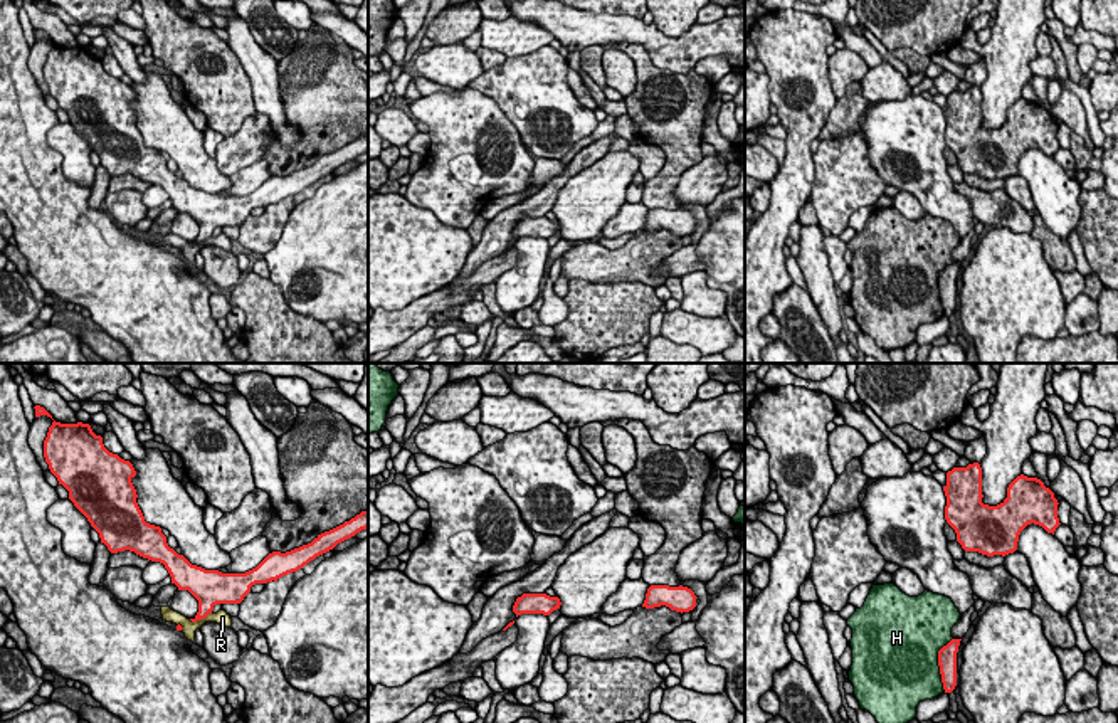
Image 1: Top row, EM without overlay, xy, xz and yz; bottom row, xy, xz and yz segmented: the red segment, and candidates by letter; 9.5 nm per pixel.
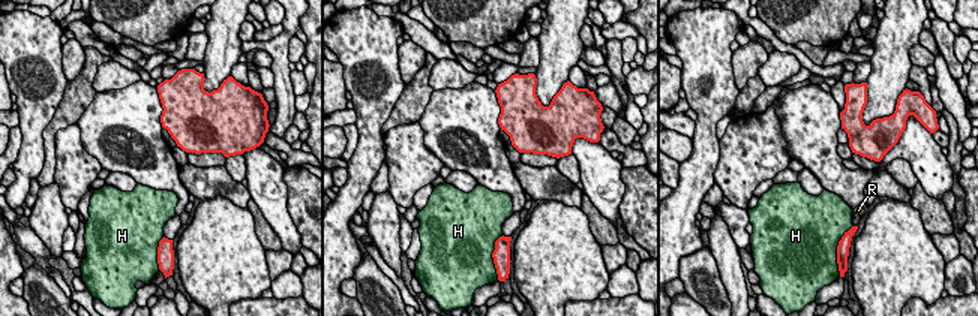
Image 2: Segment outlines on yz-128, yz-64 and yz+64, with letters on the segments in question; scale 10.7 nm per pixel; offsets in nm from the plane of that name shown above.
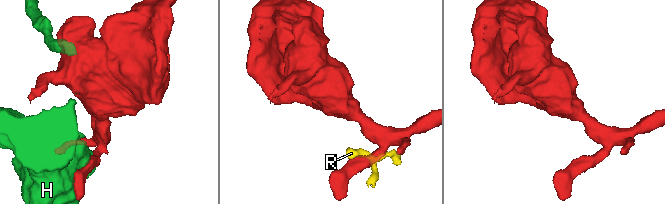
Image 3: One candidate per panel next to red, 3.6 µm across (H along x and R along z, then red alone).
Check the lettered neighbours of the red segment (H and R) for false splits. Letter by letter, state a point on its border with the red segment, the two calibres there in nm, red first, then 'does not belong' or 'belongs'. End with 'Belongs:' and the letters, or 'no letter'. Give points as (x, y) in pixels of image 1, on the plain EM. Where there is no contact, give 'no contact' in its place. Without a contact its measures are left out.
H: yz (938, 288) | 190/500 nm | does not belong
R: xy (199, 242) | 220/140 nm | belongs
Belongs: R

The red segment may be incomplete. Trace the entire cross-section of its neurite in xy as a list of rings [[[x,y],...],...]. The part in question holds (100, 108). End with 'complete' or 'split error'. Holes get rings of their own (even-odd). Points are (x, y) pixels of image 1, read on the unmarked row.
[[[52,45],[44,64],[44,81],[50,96],[69,114],[69,123],[99,156],[111,177],[134,175],[165,188],[171,207],[198,224],[192,245],[205,242],[217,227],[240,227],[256,207],[277,205],[298,195],[316,180],[368,151],[368,133],[350,145],[318,158],[311,166],[291,175],[269,177],[245,197],[222,197],[192,188],[168,170],[160,150],[145,145],[131,103],[129,84],[109,76],[103,61],[89,47]]]; complete

